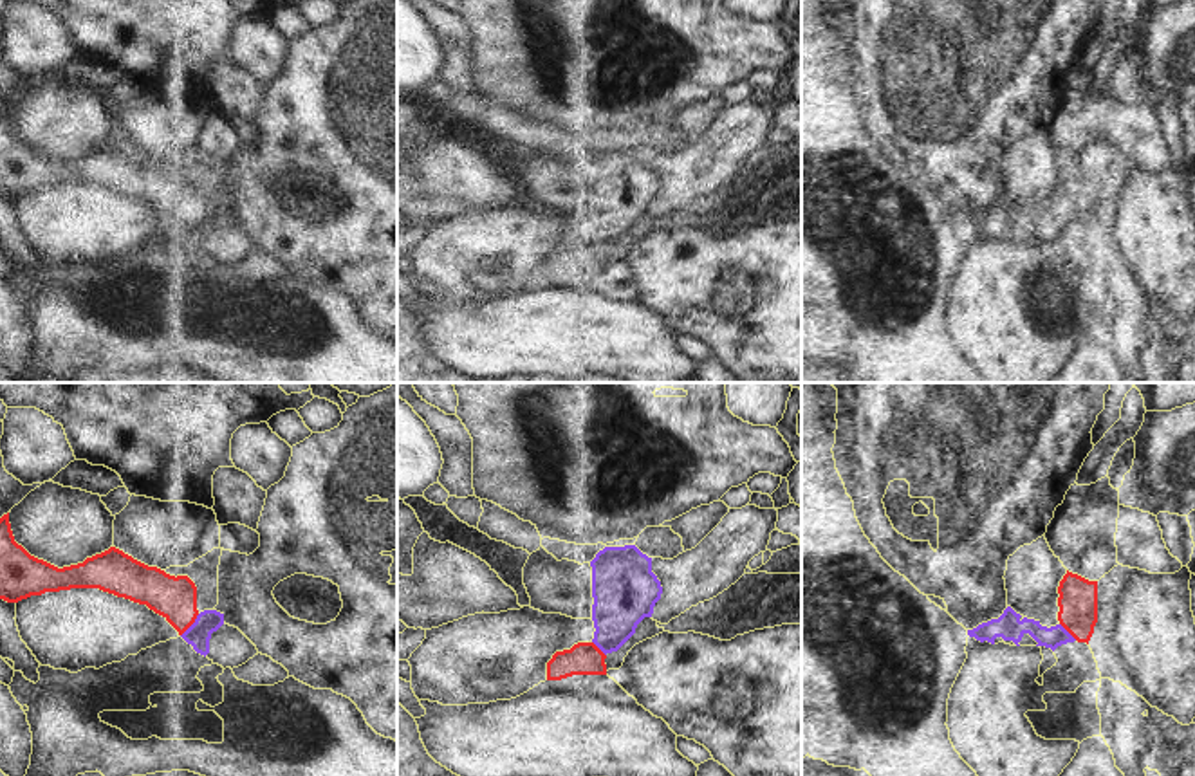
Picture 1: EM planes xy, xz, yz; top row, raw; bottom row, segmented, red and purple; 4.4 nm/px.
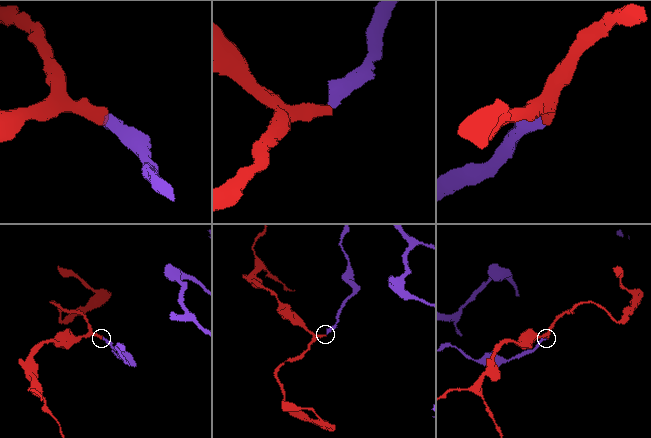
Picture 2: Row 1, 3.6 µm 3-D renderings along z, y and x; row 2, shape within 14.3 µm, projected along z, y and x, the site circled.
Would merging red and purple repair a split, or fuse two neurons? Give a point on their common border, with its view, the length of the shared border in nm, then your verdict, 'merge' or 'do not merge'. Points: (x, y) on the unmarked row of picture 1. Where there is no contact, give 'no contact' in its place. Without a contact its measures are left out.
contact xy (192, 219); length 130 nm; merge

